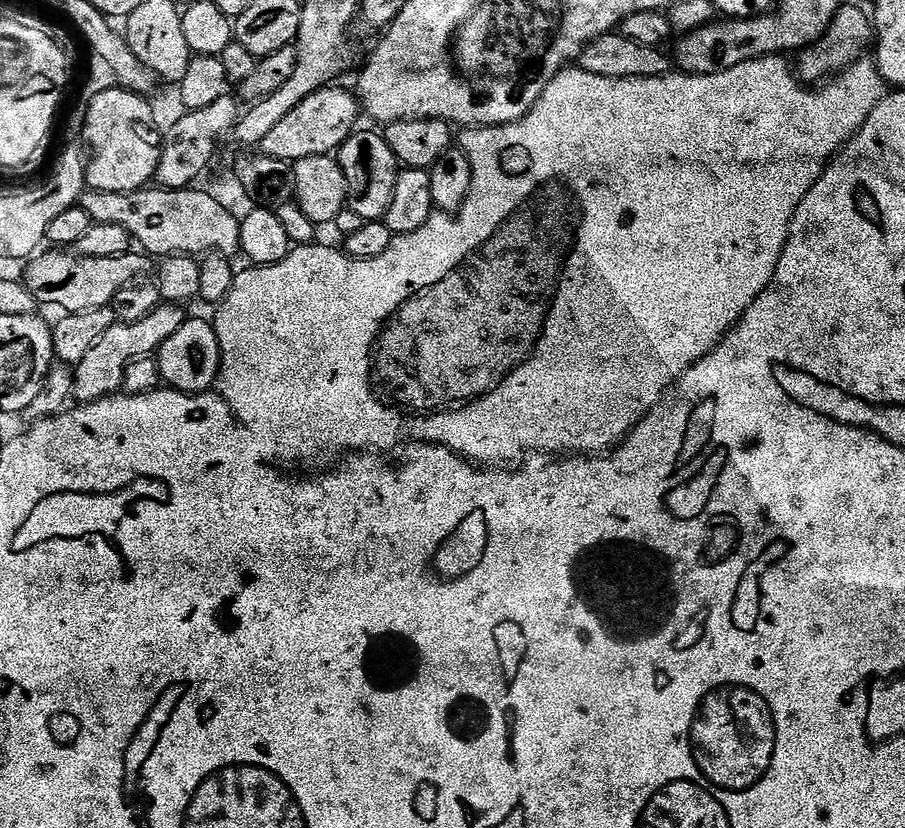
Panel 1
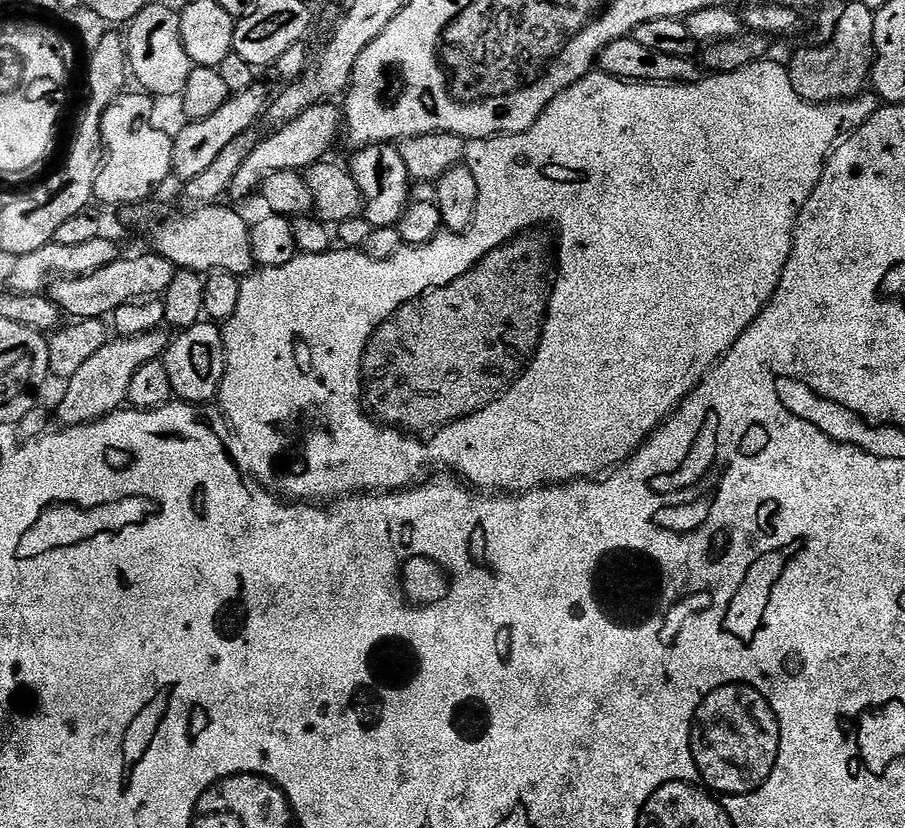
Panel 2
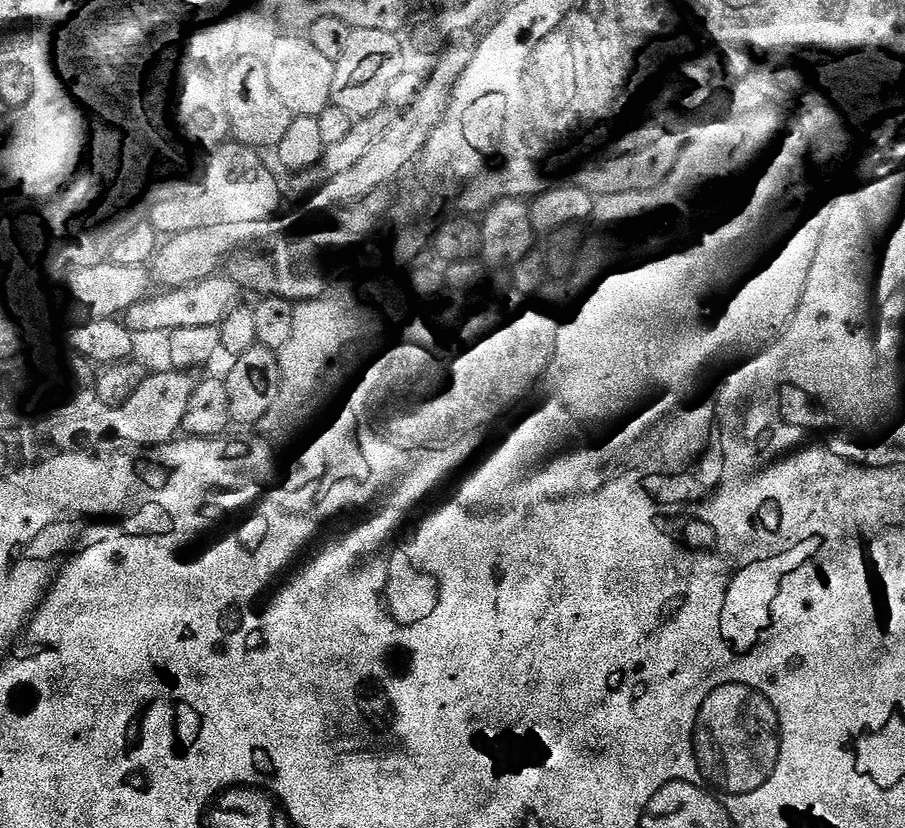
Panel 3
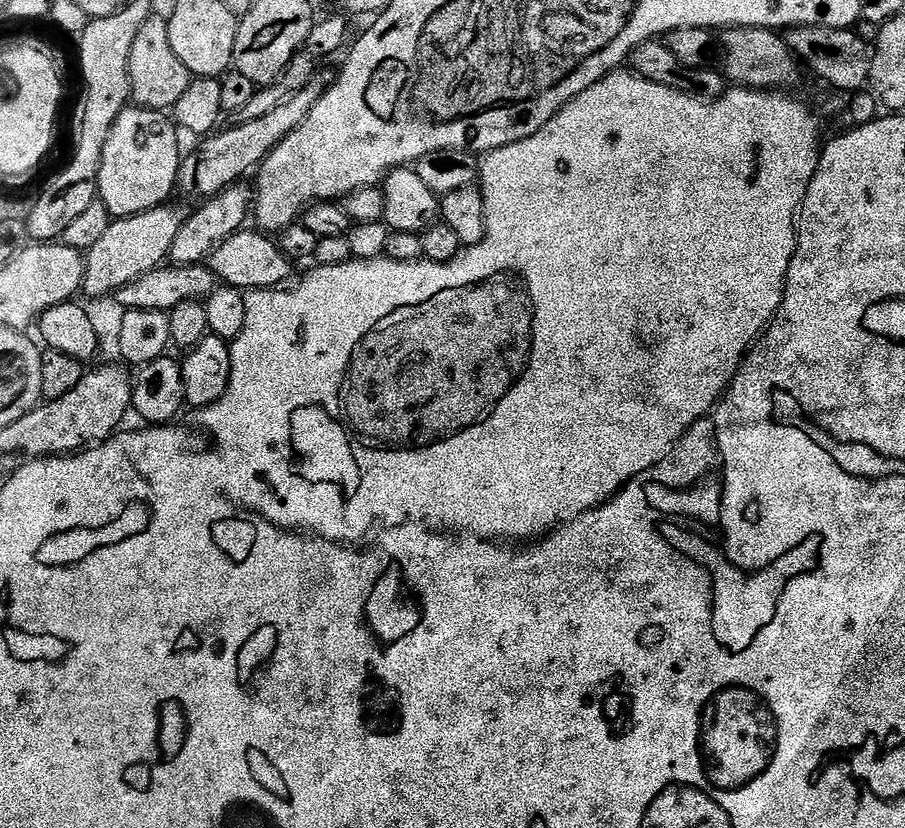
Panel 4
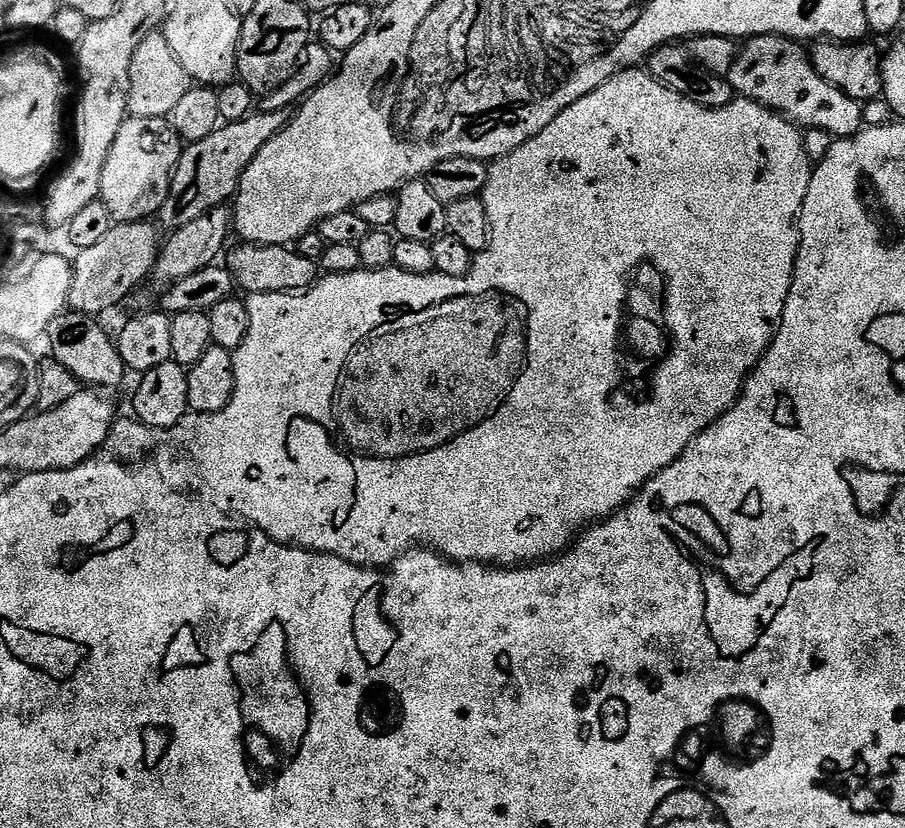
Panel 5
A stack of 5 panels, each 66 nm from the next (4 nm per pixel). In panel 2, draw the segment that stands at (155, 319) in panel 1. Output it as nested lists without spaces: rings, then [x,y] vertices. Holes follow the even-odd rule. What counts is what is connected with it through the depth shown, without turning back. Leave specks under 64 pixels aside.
[[[159,331],[143,332],[140,336],[120,336],[109,339],[96,354],[82,362],[72,379],[67,381],[64,397],[60,400],[60,424],[88,424],[115,412],[127,401],[130,378],[142,366],[151,360],[161,359],[166,347],[166,340],[160,337]]]

